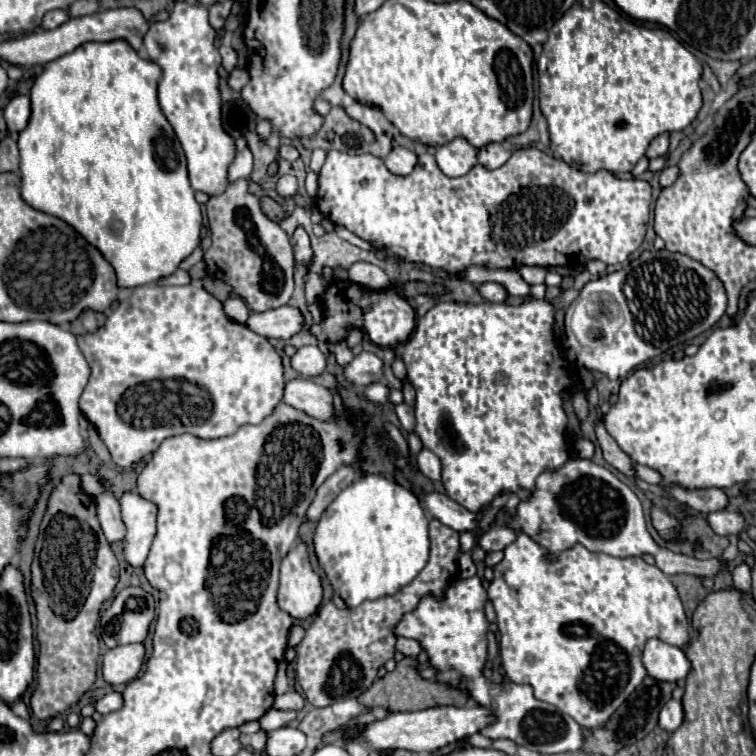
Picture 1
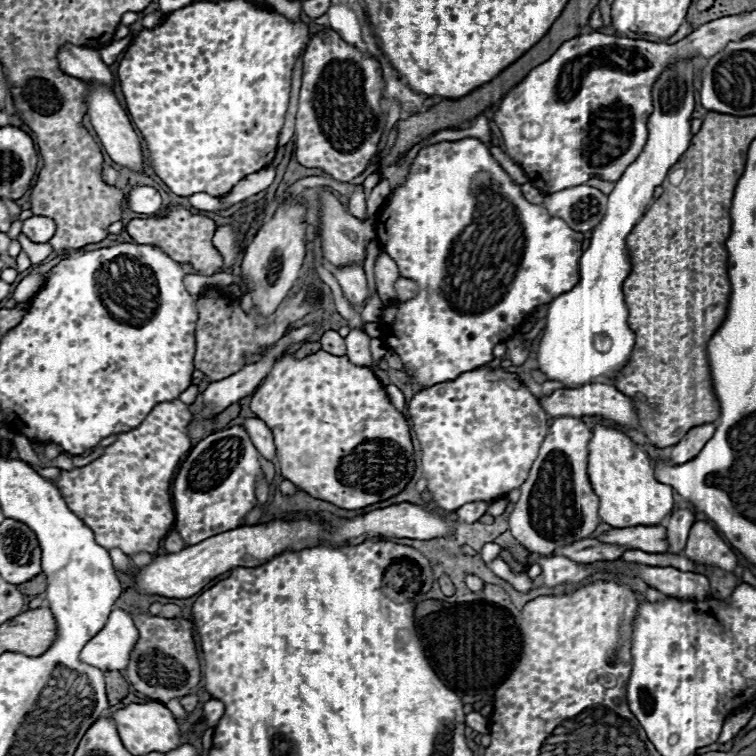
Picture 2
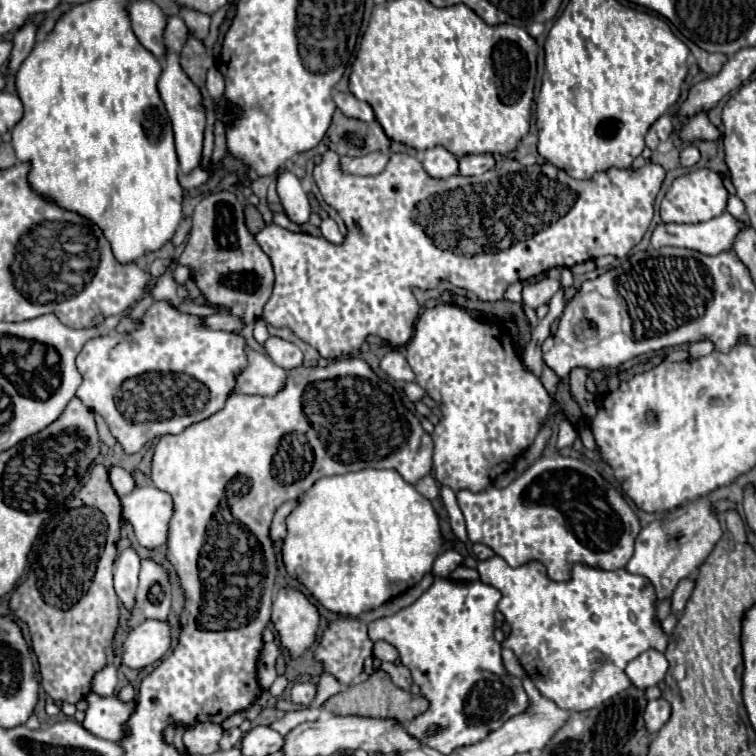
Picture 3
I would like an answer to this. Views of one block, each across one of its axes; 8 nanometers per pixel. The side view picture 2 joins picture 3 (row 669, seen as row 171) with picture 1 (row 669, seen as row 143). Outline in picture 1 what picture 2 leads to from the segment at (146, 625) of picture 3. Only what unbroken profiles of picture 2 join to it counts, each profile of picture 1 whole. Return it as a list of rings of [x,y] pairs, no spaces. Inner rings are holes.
[[[128,644],[112,648],[104,654],[102,660],[102,676],[108,684],[128,684],[132,682],[144,662],[144,646],[142,644]]]

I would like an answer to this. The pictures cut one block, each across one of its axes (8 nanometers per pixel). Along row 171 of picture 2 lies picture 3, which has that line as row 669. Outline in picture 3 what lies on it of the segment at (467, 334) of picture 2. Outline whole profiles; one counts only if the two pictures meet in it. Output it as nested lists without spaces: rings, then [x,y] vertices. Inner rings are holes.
[[[434,578],[432,586],[414,604],[368,624],[372,640],[386,640],[398,648],[402,664],[412,672],[422,696],[430,700],[430,708],[420,714],[420,718],[414,718],[408,730],[442,754],[450,754],[456,746],[480,742],[480,738],[486,738],[492,730],[498,730],[498,726],[506,720],[528,710],[530,698],[526,696],[520,678],[510,676],[504,670],[500,644],[494,640],[494,612],[500,596],[502,594],[496,588],[486,584],[482,586],[482,582],[452,582],[448,578]],[[434,724],[438,724],[440,730],[434,736],[426,736],[426,730]]]

